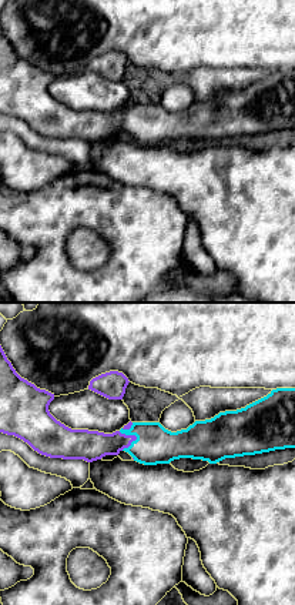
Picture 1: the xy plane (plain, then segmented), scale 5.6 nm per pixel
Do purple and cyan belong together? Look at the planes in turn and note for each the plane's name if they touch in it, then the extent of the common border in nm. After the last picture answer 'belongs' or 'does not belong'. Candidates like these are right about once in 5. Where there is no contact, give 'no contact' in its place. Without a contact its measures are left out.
xy | 120 nm

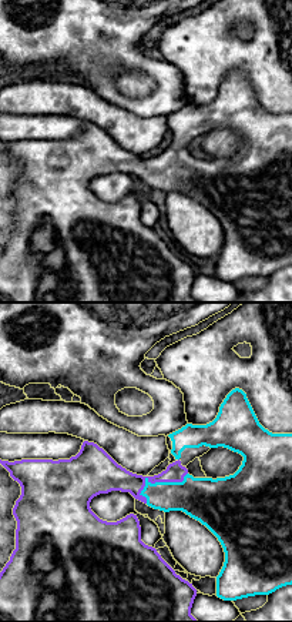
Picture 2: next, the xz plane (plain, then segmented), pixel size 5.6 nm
xz | 300 nm

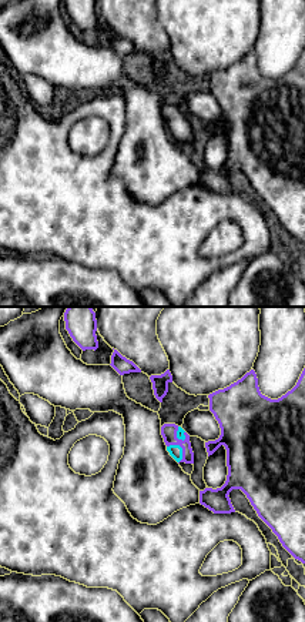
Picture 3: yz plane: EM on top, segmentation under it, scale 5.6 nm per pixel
yz | 120 nm

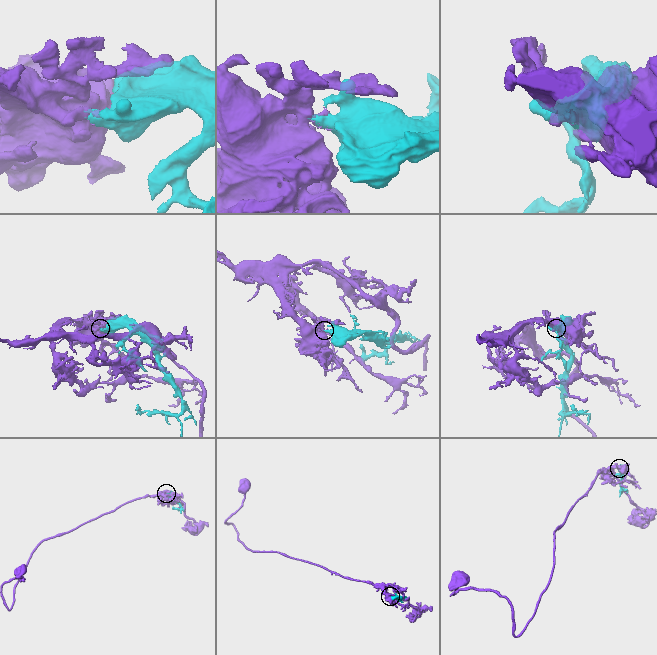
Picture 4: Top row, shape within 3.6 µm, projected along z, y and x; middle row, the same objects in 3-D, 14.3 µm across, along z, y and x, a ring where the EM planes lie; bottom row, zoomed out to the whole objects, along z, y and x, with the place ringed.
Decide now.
belongs

